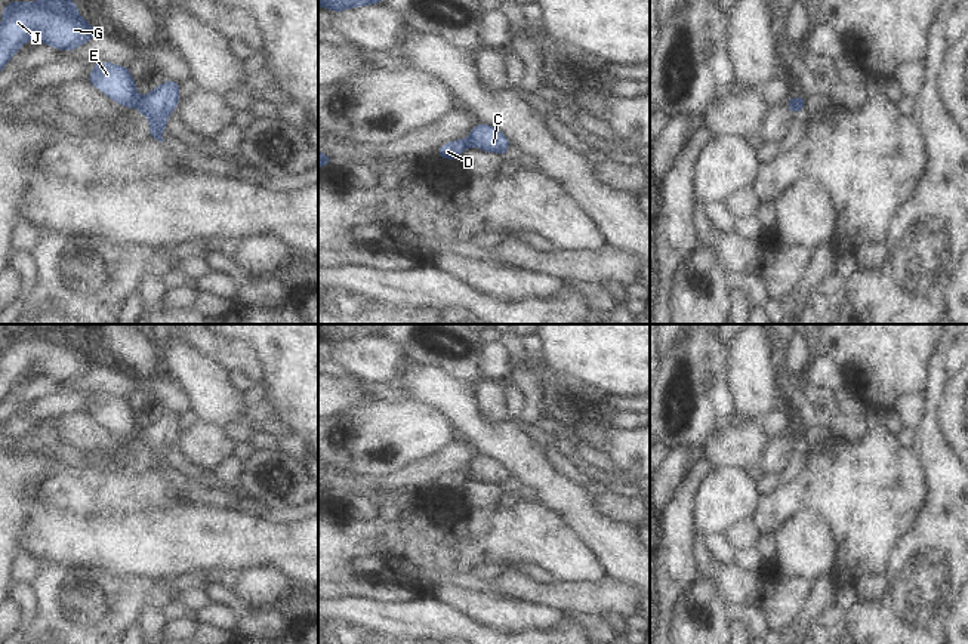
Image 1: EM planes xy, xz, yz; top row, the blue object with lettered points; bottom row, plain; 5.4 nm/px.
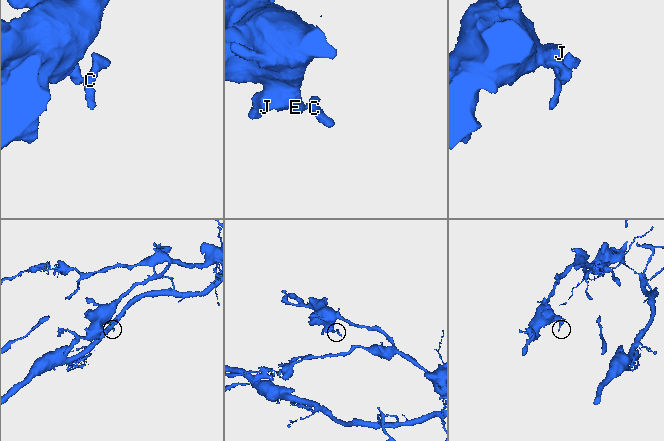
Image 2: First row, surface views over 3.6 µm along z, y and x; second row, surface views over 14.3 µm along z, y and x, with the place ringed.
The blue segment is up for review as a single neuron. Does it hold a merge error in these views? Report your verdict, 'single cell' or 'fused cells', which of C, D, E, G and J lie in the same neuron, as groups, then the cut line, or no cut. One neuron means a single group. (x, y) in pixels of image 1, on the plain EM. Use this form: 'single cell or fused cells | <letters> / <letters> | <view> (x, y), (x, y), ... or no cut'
fused cells | C / D E G J | xy (141, 431), (136, 438)

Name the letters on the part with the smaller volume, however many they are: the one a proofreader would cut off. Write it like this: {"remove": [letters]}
{"remove": ["C"]}

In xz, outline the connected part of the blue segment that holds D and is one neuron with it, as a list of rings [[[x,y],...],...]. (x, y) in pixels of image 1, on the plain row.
[[[469,471],[451,472],[451,474],[444,475],[437,483],[437,489],[443,489],[443,490],[448,490],[454,493],[469,478],[472,478]]]

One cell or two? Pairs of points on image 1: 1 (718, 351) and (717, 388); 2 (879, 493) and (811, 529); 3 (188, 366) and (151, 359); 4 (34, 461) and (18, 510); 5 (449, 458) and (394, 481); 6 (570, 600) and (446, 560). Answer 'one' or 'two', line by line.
1: one
2: two
3: two
4: one
5: one
6: two

